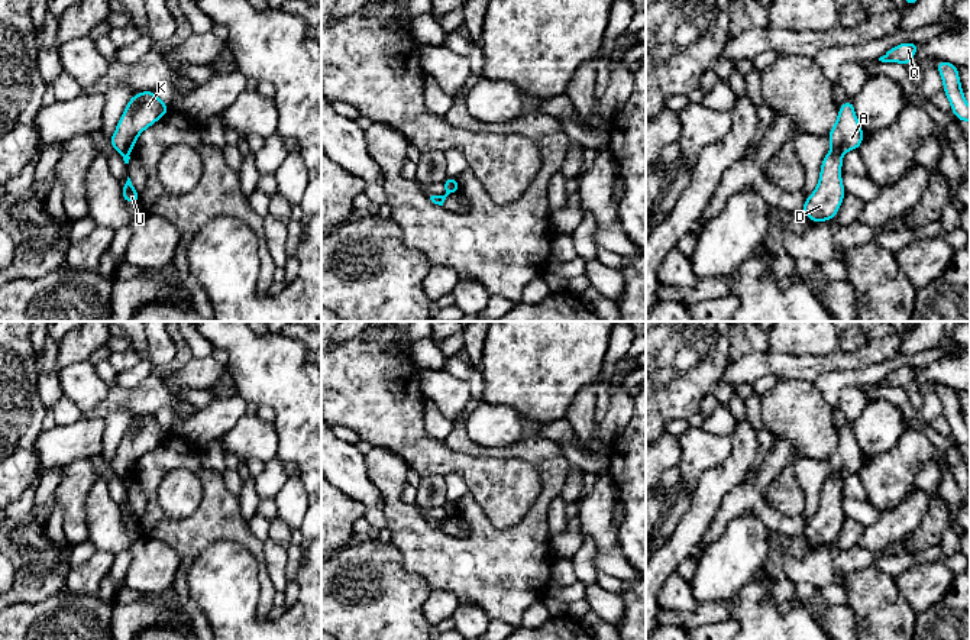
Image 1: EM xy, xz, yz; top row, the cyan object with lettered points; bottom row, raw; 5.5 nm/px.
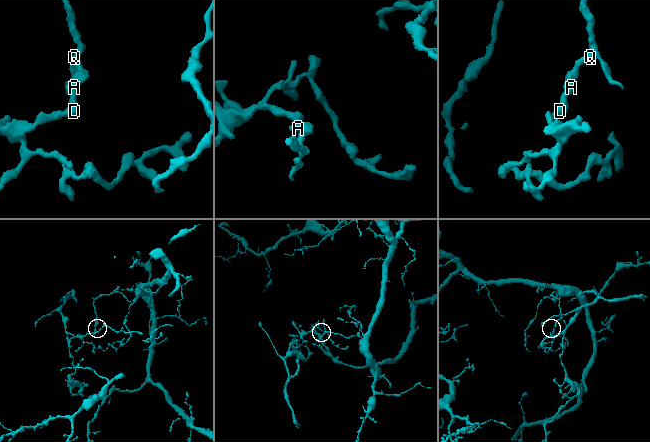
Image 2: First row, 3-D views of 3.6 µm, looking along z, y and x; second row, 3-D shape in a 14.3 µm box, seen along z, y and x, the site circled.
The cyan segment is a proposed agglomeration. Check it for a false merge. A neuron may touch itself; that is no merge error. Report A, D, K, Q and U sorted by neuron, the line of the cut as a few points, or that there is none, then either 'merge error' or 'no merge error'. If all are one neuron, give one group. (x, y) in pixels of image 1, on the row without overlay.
A D K Q U | no cut | no merge error

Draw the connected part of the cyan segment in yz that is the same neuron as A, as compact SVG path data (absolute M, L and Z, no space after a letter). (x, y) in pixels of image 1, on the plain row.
M851 423L840 431L837 447L828 456L828 462L831 475L822 485L819 507L802 531L815 547L835 542L845 518L841 505L843 478L859 473L864 463Z

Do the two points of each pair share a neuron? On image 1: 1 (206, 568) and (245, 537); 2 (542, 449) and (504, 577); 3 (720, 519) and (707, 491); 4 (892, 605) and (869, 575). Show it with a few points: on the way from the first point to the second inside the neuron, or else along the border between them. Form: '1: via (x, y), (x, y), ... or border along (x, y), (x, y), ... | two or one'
1: border along (204, 546), (238, 542), (255, 559), (256, 572) | two
2: via (547, 481), (547, 495), (526, 545) | one
3: border along (737, 484), (726, 495), (699, 539) | two
4: via (885, 598), (869, 582) | one

